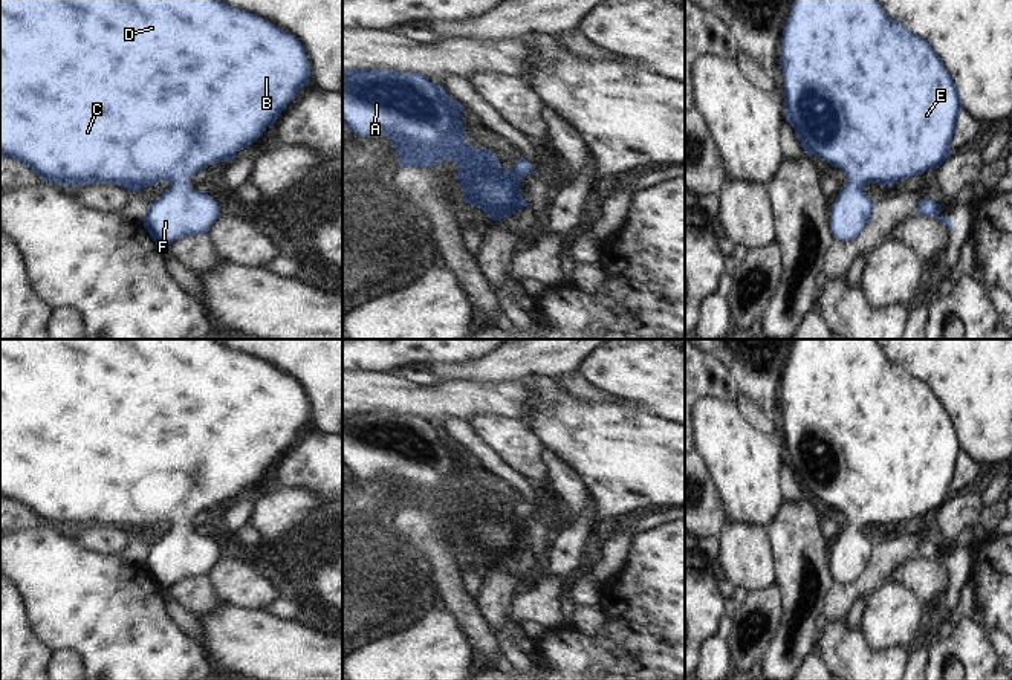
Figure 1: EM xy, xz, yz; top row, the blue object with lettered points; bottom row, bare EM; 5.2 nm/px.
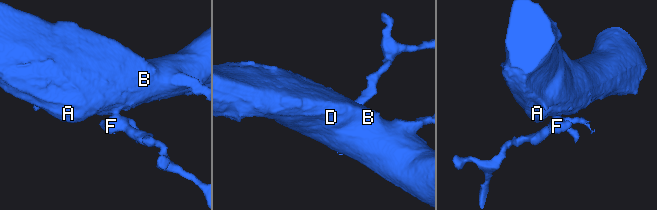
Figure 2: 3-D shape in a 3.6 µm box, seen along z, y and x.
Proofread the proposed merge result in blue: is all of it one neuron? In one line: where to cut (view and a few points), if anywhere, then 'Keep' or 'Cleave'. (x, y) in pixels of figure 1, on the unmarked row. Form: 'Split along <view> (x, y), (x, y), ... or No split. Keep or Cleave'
No split. Keep

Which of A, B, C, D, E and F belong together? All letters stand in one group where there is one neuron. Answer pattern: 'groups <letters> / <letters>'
groups A B C D E F

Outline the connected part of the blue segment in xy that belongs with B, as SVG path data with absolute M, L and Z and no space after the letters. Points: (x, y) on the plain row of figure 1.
M0 339L0 498L24 506L38 520L57 527L115 526L139 535L167 523L171 529L150 547L144 561L144 570L164 591L177 581L206 576L222 556L212 539L190 527L191 520L212 506L234 501L238 492L257 483L298 432L310 425L309 419L310 408L297 380L216 339Z

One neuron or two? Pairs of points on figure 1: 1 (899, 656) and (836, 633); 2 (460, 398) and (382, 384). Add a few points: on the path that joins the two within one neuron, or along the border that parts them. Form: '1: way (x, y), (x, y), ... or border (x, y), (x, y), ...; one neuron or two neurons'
1: way (884, 659), (862, 659), (852, 648); one neuron
2: way (441, 398), (402, 398); one neuron

